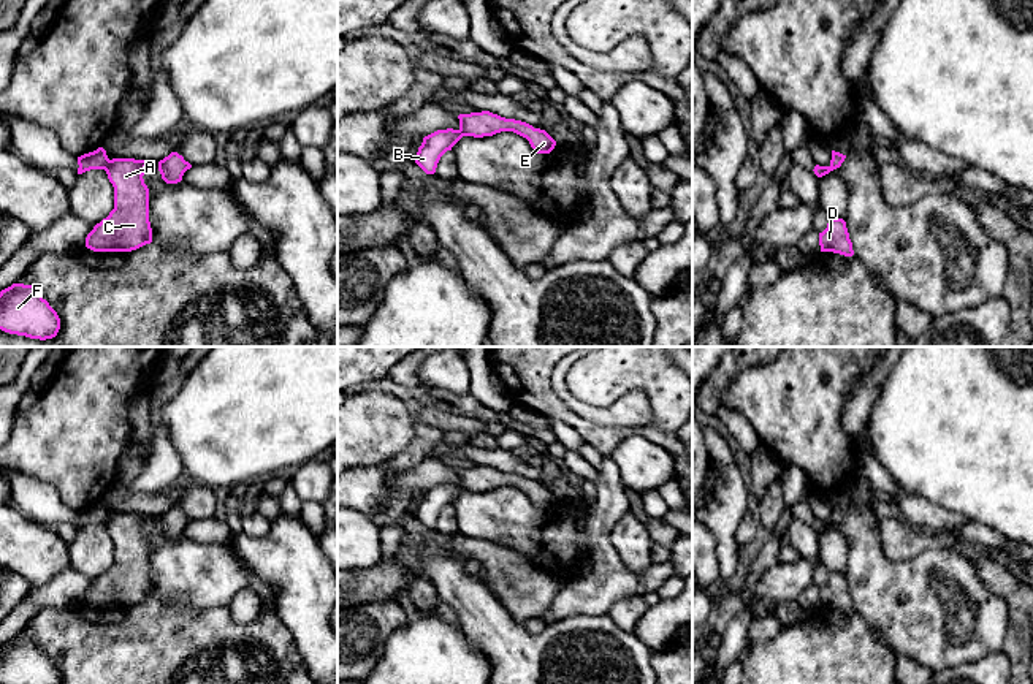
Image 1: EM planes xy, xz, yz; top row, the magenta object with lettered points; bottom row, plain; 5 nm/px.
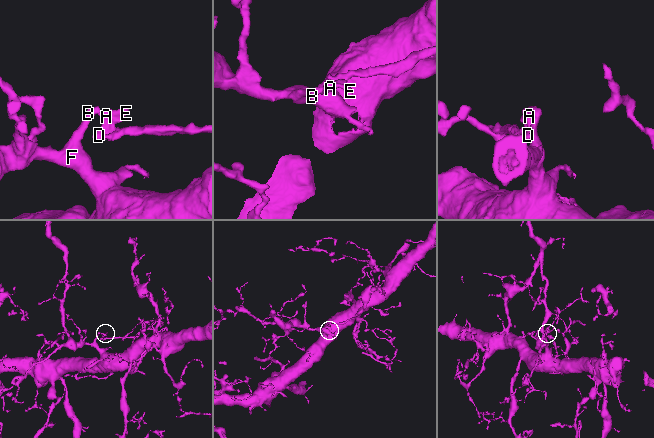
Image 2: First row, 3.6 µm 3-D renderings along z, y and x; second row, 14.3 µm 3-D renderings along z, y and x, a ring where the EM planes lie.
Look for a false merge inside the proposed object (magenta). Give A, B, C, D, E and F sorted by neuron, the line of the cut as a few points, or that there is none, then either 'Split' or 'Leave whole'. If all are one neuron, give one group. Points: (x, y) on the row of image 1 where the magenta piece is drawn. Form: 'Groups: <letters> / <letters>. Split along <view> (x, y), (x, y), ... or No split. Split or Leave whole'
Groups: A C D E / B F. Split along xy (111, 160), (105, 170). Split

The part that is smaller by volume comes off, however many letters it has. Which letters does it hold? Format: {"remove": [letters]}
{"remove": ["A", "C", "D", "E"]}

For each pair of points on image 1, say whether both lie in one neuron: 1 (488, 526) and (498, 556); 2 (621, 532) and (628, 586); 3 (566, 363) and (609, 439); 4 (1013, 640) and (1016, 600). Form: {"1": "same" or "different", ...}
{"1": "different", "2": "different", "3": "different", "4": "same"}

